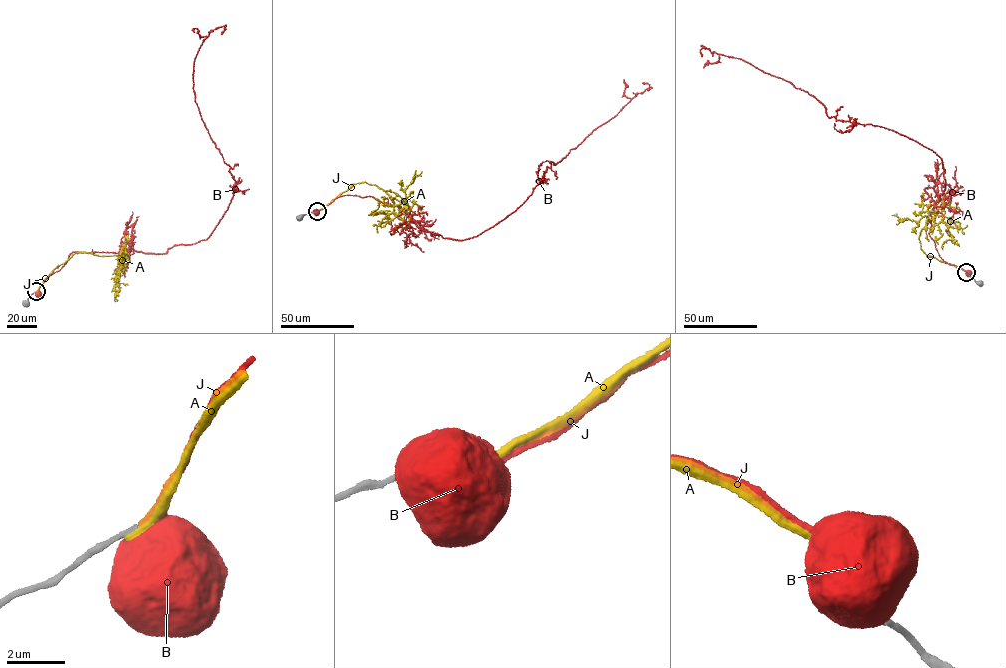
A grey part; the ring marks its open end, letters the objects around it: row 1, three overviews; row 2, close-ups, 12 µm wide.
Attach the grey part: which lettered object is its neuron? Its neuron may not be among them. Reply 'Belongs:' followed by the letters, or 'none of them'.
Belongs: J

